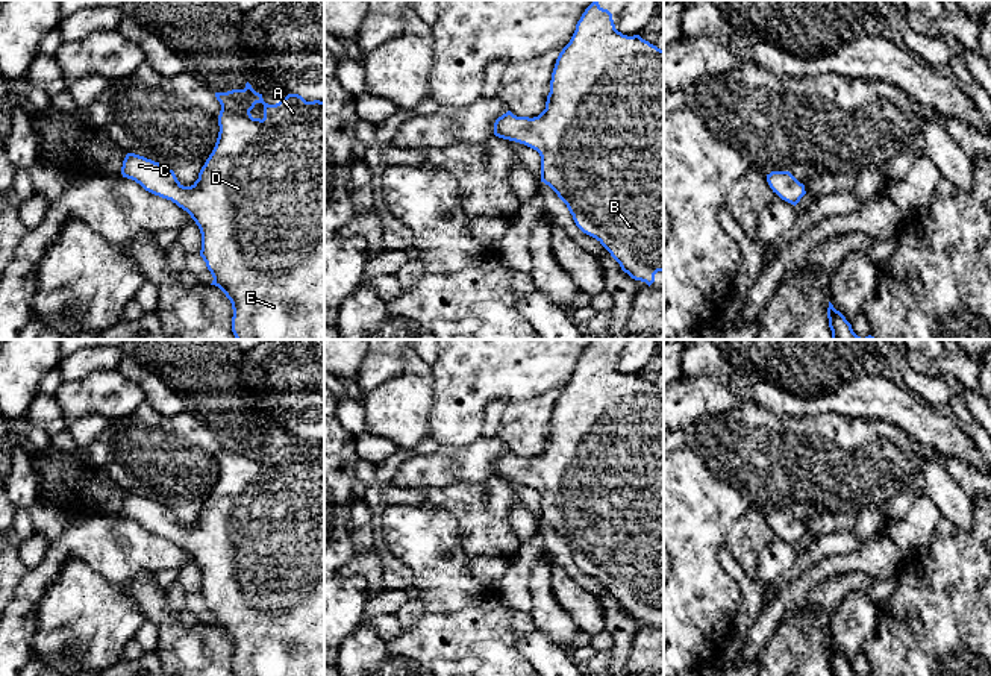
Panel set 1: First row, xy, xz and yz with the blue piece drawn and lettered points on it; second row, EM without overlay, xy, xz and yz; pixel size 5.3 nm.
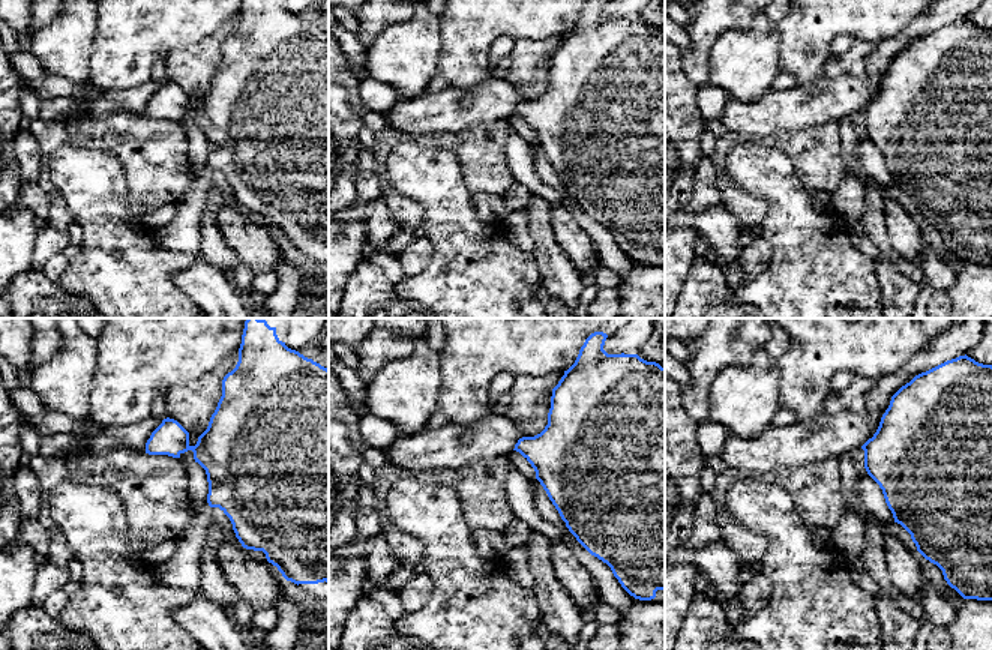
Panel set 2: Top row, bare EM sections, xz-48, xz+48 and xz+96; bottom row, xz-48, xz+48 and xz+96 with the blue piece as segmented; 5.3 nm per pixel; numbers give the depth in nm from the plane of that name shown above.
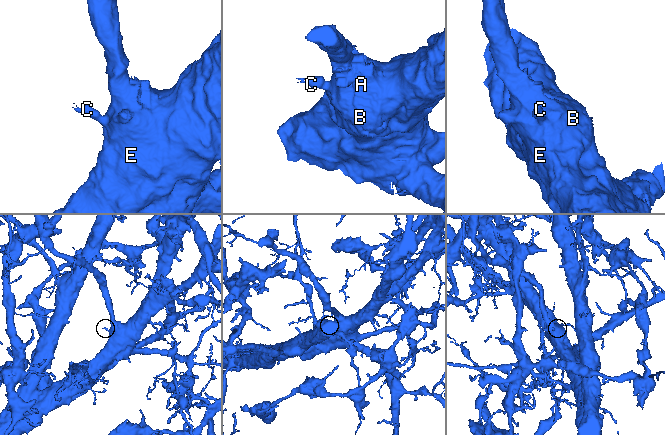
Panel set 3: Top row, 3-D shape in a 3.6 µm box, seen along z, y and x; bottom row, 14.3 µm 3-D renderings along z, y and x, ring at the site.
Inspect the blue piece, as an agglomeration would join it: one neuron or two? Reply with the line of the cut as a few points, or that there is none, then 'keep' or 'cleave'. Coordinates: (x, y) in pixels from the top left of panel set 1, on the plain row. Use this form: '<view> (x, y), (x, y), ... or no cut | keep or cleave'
no cut | keep

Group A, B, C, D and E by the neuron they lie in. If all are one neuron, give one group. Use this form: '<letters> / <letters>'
A B C D E

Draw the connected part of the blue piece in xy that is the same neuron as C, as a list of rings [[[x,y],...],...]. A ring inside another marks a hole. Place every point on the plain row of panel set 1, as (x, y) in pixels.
[[[249,421],[244,429],[215,432],[215,437],[221,444],[218,477],[199,512],[199,518],[191,526],[183,526],[168,506],[135,493],[126,494],[121,514],[139,523],[145,530],[171,540],[195,561],[202,573],[200,596],[214,617],[211,624],[218,626],[232,643],[232,671],[235,676],[324,676],[324,441],[306,441],[299,433],[288,433],[279,443],[268,444]],[[256,443],[264,444],[262,459],[253,458],[250,453]]]

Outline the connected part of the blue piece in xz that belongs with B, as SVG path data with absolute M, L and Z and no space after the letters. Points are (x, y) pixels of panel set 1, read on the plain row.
M594 340L582 353L570 382L559 393L550 420L546 449L533 458L517 456L511 450L494 462L494 474L515 480L536 490L541 496L541 521L549 524L567 544L576 565L596 577L632 618L655 621L655 614L664 611L664 390L642 379L639 374L627 376L615 368L612 353Z

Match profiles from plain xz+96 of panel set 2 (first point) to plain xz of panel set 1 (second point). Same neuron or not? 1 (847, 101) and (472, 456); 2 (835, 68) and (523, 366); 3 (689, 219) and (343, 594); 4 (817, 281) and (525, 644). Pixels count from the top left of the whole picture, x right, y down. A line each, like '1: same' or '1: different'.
1: same
2: different
3: different
4: different

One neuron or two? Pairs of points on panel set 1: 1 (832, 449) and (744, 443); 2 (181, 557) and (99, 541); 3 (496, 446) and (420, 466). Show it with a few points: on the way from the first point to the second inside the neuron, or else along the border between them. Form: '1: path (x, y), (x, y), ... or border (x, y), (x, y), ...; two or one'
1: path (811, 449), (765, 449); one
2: path (161, 553), (118, 549); one
3: path (478, 460), (473, 464), (438, 466); one

